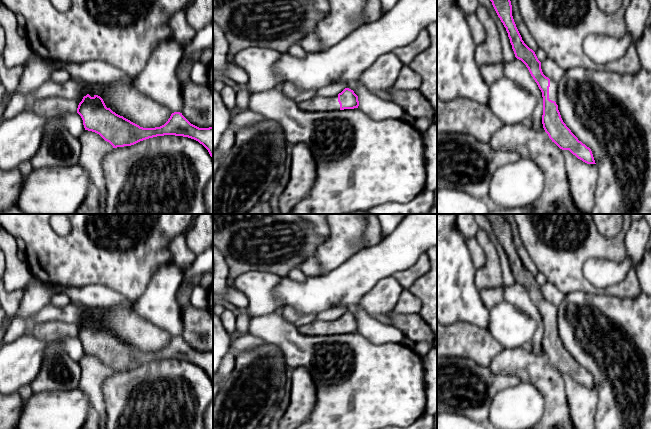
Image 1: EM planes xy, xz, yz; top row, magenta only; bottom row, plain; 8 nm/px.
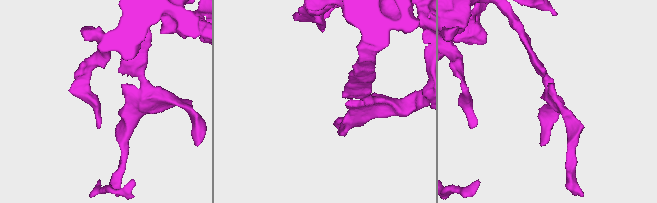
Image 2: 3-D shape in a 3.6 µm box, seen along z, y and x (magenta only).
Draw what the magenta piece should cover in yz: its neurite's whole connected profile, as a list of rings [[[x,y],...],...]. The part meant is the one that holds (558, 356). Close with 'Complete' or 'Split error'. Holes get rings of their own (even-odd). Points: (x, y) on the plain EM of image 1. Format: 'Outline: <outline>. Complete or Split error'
Outline: [[[485,214],[485,216],[506,252],[515,281],[526,289],[542,316],[542,348],[545,356],[560,373],[569,374],[578,383],[587,388],[596,388],[591,373],[579,365],[563,346],[557,329],[558,309],[543,298],[541,286],[535,276],[522,264],[512,240],[510,223],[503,214]]]. Split error

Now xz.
Outline: [[[345,312],[338,319],[330,321],[315,319],[297,329],[304,335],[336,335],[358,332],[359,325],[353,314]]]. Split error

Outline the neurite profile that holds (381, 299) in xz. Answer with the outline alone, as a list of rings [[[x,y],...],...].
[[[394,276],[379,280],[360,300],[360,309],[370,316],[393,311],[403,287]]]

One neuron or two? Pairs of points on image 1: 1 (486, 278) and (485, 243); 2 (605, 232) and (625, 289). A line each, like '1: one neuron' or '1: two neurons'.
1: one neuron
2: one neuron

